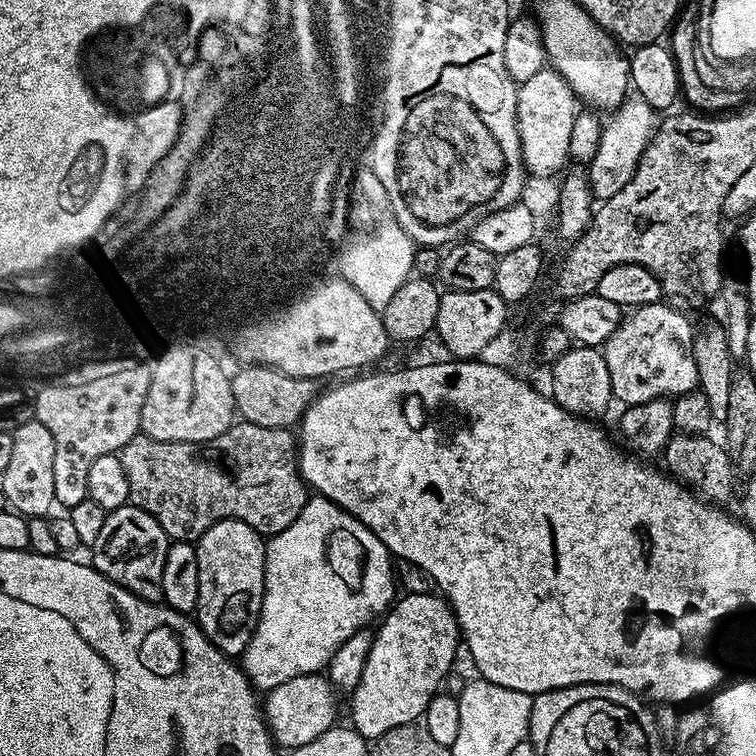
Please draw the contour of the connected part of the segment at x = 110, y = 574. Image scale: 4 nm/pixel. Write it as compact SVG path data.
M129 502L107 513L98 538L90 545L90 563L110 582L122 586L130 594L143 600L160 602L164 599L162 570L166 566L169 543L166 530L162 530L162 526L158 526L146 510Z

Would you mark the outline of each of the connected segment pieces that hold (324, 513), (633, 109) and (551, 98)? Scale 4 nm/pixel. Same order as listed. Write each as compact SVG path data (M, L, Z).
M319 494L313 495L306 502L302 514L286 530L282 530L276 536L267 541L264 549L266 554L266 566L264 567L264 597L262 598L262 610L258 618L258 626L250 638L242 657L242 667L249 680L257 689L271 690L282 686L282 682L290 682L290 678L299 676L315 676L323 673L327 669L330 658L346 642L346 638L353 636L359 628L369 627L381 614L387 613L390 605L393 603L392 596L392 563L393 557L390 555L388 547L384 545L374 533L365 526L356 516L339 508L333 500L328 500L325 496Z
M630 96L627 100L624 100L619 107L613 109L613 112L609 116L611 116L609 120L603 123L604 128L602 138L599 139L598 151L594 154L594 158L586 168L592 197L598 202L609 200L615 194L618 194L623 186L626 186L630 178L633 177L634 170L641 160L641 155L645 152L646 146L652 140L653 135L656 133L656 127L659 124L657 111L650 107L644 99L637 96Z
M546 66L516 89L516 121L524 166L529 177L556 176L563 164L569 163L570 130L578 111L572 88L556 72Z

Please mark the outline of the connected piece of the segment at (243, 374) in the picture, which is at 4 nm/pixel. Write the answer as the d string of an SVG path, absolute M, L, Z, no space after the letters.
M244 366L241 372L232 372L232 393L239 419L254 426L291 429L299 425L308 405L318 395L317 381L312 378L288 376L267 366Z

